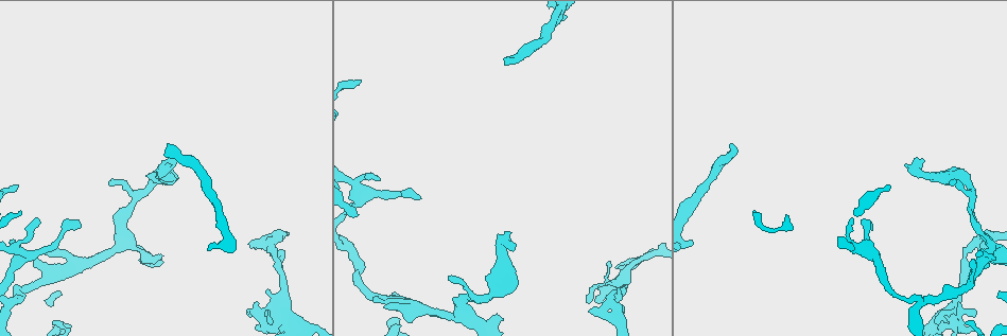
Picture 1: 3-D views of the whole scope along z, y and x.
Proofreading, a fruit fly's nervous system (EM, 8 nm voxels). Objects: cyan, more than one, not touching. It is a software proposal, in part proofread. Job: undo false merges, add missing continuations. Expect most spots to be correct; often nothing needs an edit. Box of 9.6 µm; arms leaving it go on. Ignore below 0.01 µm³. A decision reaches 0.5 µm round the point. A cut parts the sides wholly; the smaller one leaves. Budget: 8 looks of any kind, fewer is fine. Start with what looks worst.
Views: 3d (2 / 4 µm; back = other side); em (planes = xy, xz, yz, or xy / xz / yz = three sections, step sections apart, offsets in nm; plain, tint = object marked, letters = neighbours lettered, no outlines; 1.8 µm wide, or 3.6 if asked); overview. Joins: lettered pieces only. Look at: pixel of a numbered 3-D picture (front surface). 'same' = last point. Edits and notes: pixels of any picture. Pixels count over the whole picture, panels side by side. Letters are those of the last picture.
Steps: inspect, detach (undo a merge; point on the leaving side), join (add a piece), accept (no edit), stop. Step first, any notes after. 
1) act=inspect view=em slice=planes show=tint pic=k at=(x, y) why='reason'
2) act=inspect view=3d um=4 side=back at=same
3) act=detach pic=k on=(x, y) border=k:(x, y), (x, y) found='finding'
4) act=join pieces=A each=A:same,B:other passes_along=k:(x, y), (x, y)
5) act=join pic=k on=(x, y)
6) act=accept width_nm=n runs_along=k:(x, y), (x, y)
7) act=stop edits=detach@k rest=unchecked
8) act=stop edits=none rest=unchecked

act=inspect view=em um=3.6 slice=planes show=letters pic=1 at=(508, 60) why='branch stops here'

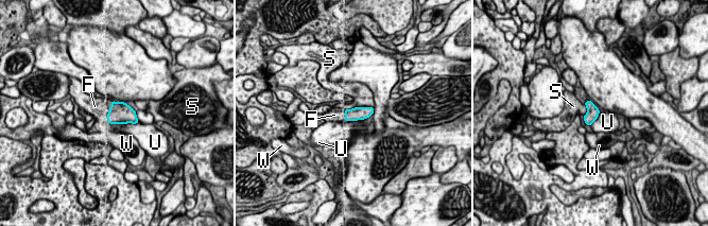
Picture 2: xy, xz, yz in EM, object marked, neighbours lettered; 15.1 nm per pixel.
act=join pieces=F each=F:same,S:other,U:other,W:other found='it goes on there'

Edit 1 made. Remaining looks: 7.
act=inspect view=overview

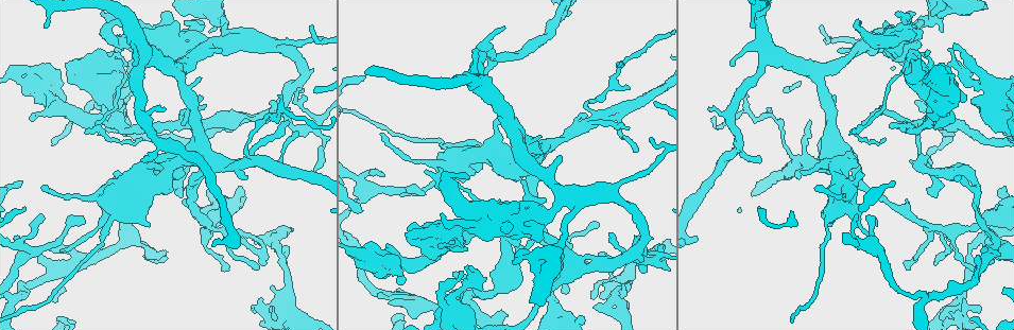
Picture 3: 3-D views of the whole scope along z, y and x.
act=inspect view=3d um=4 pic=3 at=(361, 211) why='an open end'

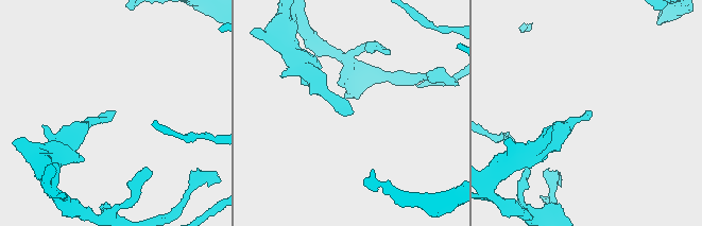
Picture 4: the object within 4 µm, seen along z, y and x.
act=inspect view=em slice=planes show=letters pic=4 at=(588, 113) why='shape alone is not enough'

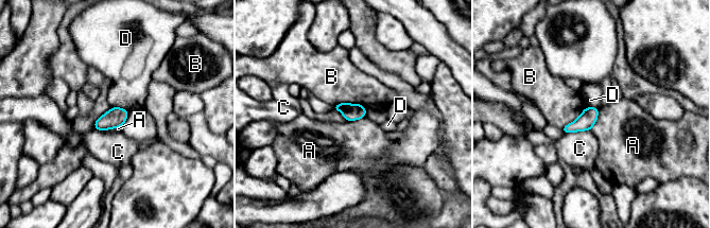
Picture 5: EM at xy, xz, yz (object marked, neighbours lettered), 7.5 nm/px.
act=accept each=A:other,B:other,C:other,D:other border=5:(113, 106), (125, 108), (128, 111) found='none of them fits'

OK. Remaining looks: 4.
act=inspect view=em um=3.6 slice=yz step=16 show=tint pic=3 at=(276, 320) why='thin end'

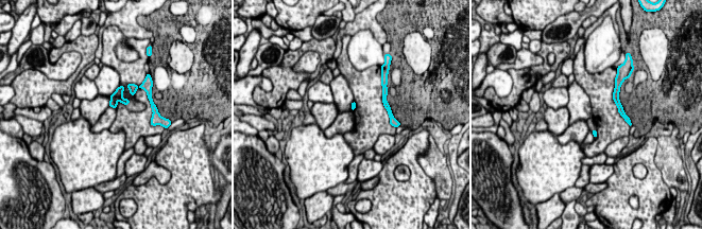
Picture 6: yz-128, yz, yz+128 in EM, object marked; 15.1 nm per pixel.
act=inspect view=em um=3.6 slice=planes show=letters at=same

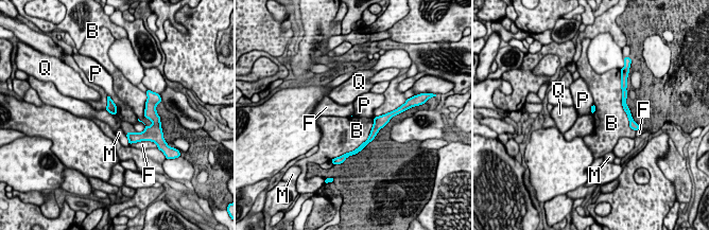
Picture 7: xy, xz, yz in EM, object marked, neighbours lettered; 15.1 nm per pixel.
act=accept each=B:other,F:other,M:other,P:other,Q:other border=7:(141, 140), (130, 144) found='none of them fits'

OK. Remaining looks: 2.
act=stop edits=join@2 rest=unchecked

